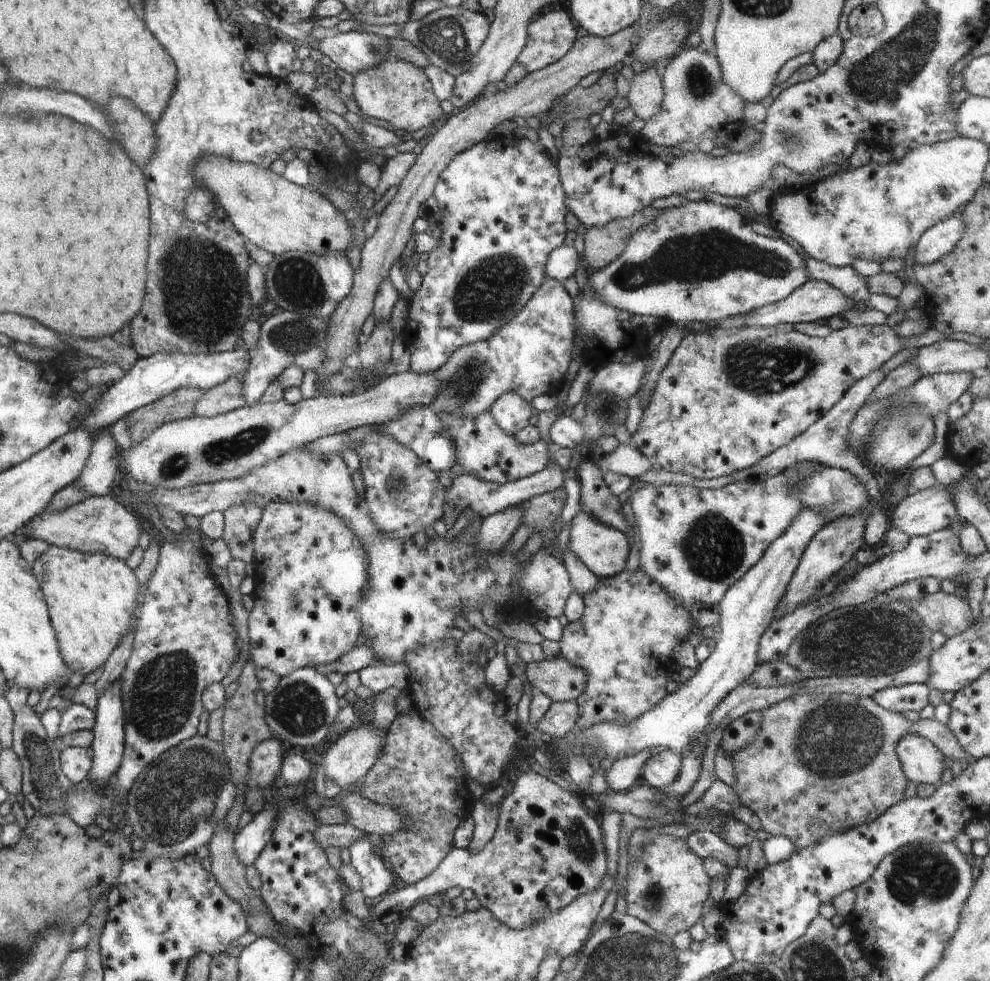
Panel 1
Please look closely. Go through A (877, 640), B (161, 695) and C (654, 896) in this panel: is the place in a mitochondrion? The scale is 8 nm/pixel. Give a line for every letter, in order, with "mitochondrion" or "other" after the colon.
A: mitochondrion
B: mitochondrion
C: mitochondrion

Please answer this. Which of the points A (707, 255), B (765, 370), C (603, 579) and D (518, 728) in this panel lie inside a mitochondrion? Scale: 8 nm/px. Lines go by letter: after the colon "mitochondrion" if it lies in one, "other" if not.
A: mitochondrion
B: mitochondrion
C: other
D: other

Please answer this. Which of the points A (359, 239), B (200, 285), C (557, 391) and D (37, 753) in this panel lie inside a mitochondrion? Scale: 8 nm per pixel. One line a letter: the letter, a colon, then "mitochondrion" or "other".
A: other
B: mitochondrion
C: other
D: mitochondrion

